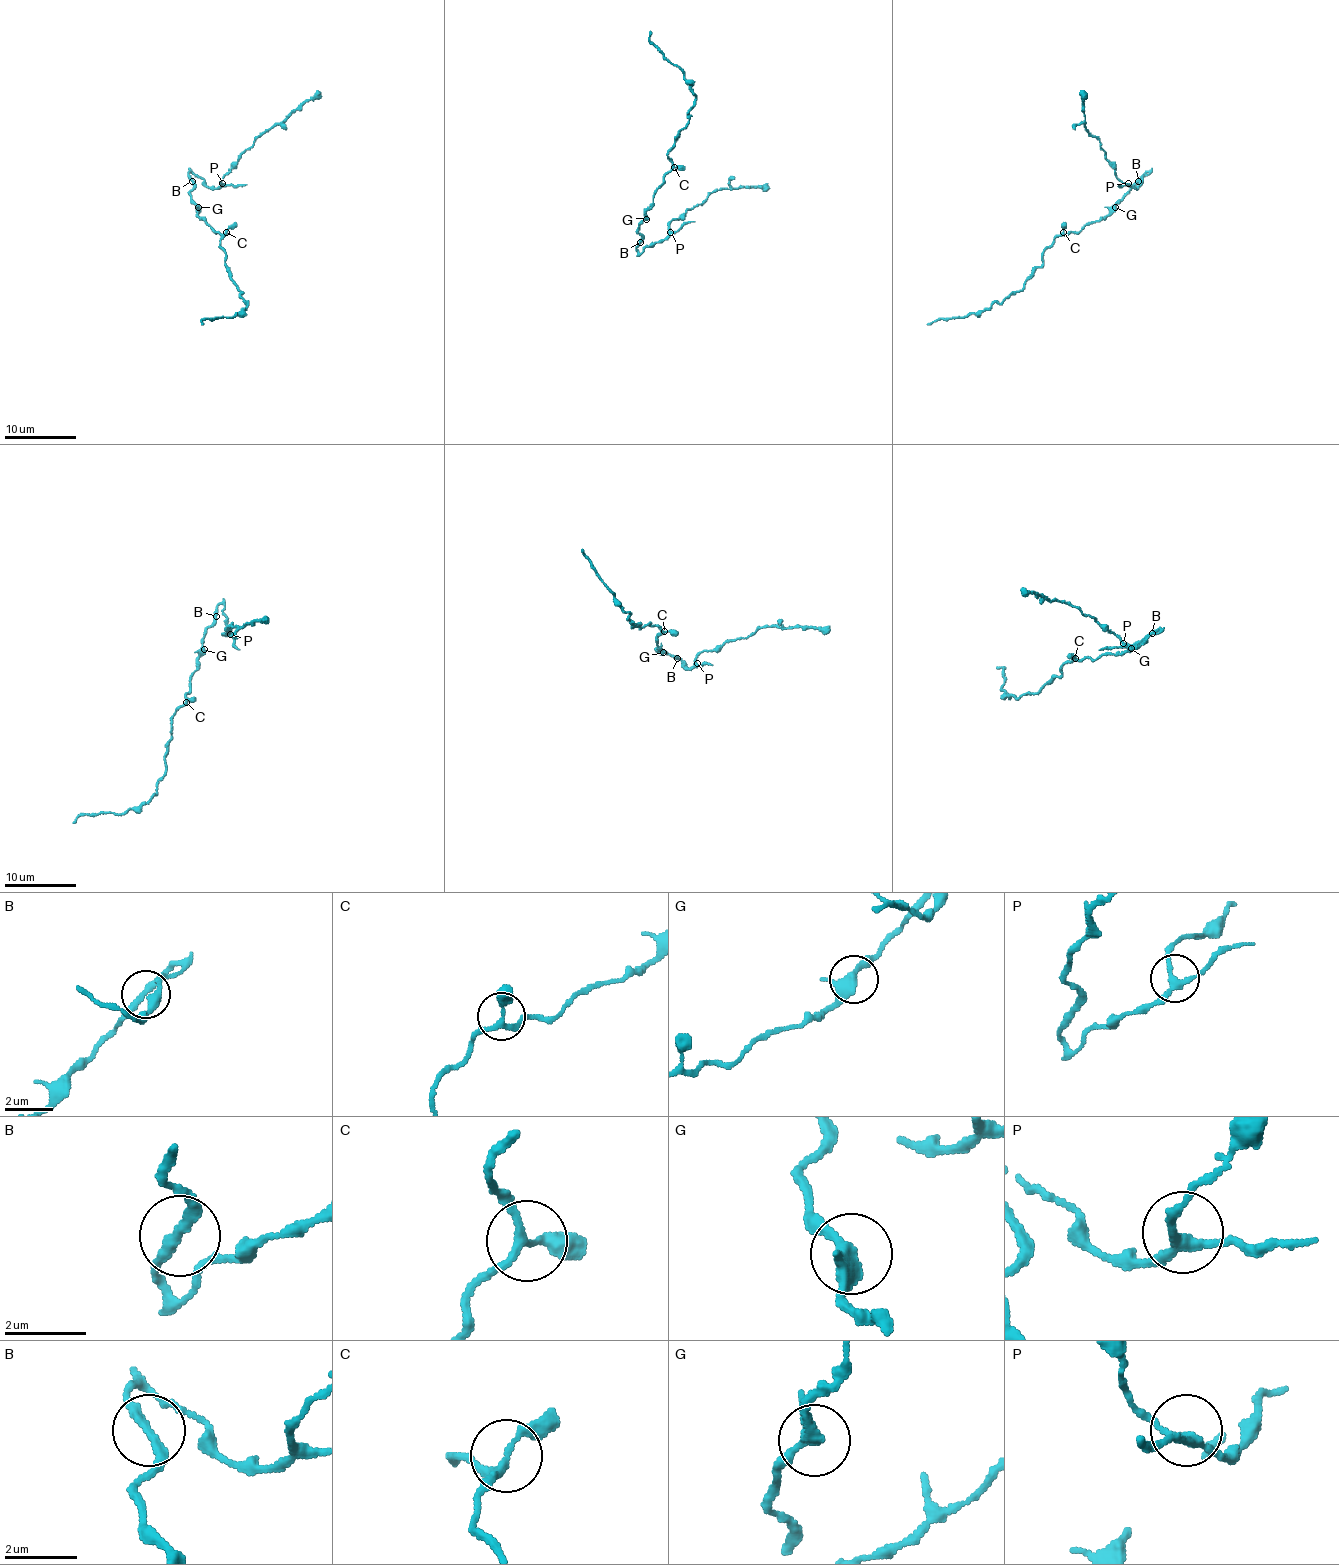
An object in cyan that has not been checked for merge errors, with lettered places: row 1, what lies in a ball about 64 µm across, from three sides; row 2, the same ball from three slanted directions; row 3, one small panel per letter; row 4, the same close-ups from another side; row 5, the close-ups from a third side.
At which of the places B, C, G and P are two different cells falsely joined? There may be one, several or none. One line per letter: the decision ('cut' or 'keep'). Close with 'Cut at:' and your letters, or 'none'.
B: keep
C: keep
G: keep
P: keep
Cut at: none

